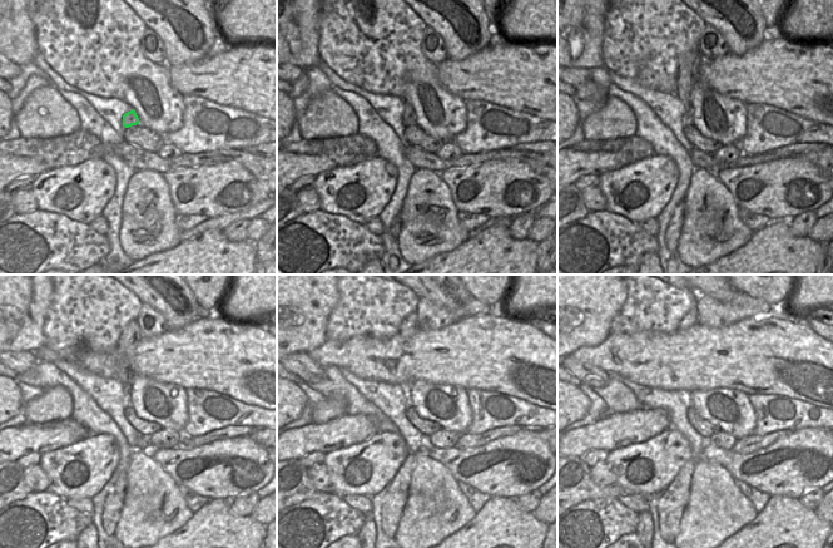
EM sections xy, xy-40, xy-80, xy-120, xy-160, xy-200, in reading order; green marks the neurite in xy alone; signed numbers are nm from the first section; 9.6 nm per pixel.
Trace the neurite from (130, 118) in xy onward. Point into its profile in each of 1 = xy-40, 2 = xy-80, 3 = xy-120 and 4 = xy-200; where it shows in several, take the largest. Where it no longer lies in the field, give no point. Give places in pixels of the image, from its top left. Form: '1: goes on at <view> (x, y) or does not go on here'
1: goes on at xy-40 (408, 114)
2: goes on at xy-80 (688, 64)
3: goes on at xy-120 (130, 335)
4: goes on at xy-200 (692, 317)

